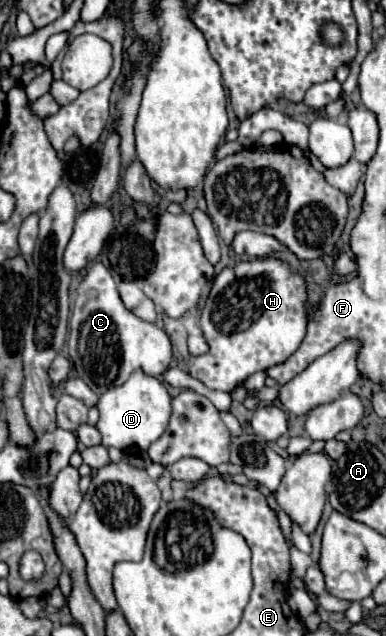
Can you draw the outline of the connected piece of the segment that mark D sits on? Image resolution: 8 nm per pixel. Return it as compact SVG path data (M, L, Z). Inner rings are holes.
M136 370L122 386L110 388L104 392L96 404L100 412L100 420L96 428L102 434L102 444L104 446L116 446L120 450L138 446L140 450L148 450L152 442L156 442L162 432L166 430L166 424L172 414L170 406L172 398L164 386L162 380L144 374L142 370Z

